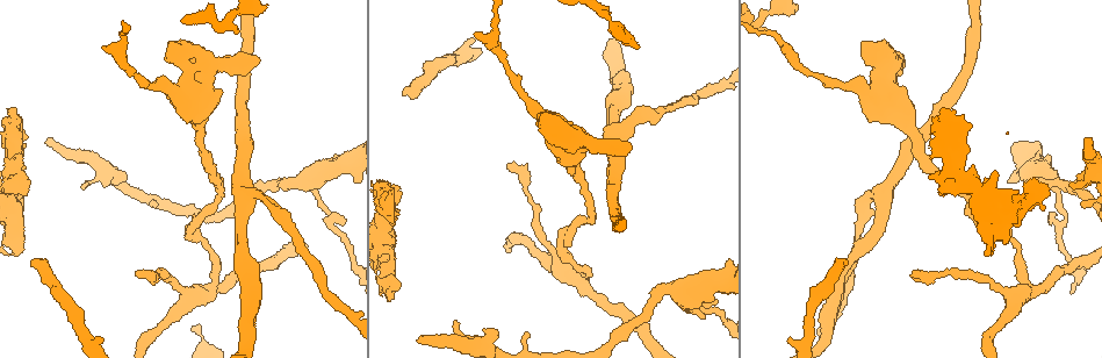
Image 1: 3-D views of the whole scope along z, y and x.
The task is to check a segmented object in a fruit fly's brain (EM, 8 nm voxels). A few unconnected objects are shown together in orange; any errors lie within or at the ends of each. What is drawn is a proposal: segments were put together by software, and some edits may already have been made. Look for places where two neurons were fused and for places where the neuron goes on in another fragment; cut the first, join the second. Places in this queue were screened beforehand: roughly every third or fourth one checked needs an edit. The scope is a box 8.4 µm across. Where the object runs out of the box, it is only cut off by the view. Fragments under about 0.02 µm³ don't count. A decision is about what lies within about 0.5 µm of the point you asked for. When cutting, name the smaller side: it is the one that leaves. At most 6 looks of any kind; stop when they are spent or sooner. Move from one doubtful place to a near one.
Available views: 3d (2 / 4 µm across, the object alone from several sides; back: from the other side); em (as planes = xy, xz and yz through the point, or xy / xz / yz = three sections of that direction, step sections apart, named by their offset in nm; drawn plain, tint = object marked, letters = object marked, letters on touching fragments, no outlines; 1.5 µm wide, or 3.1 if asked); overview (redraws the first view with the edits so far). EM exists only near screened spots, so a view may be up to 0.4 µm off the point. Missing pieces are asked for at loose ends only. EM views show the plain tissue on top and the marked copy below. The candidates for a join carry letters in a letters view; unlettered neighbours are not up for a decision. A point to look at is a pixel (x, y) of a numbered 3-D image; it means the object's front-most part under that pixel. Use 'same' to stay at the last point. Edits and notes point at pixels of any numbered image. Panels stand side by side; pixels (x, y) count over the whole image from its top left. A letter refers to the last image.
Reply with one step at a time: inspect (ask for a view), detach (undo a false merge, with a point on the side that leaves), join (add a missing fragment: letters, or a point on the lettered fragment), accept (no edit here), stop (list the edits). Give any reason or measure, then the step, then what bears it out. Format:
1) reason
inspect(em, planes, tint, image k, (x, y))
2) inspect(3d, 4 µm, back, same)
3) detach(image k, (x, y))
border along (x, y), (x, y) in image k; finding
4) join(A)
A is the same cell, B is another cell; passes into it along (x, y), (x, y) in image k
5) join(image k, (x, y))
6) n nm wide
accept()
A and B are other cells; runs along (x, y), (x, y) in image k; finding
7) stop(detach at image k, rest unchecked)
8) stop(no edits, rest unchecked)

thin arm on a thick one
inspect(3d, 4 µm, image 1, (210, 289))

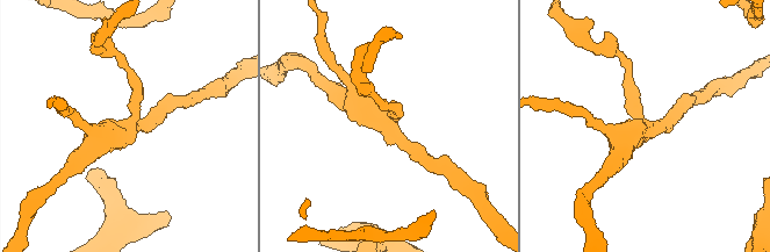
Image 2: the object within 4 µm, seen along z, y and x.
3 arms
inspect(em, planes, letters, image 2, (641, 127))

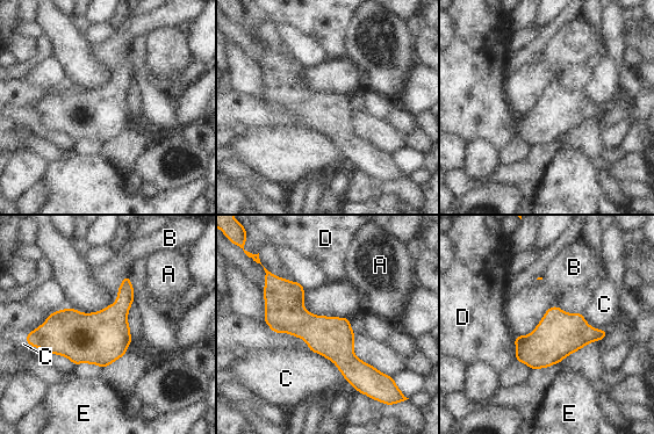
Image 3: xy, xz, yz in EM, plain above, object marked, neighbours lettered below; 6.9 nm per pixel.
260 nm wide
accept()
A, B, C, D and E are other cells; border along (310, 351), (329, 359), (346, 381) in image 3; all the same neuron

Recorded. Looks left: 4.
free end
inspect(3d, 4 µm, image 1, (846, 261))

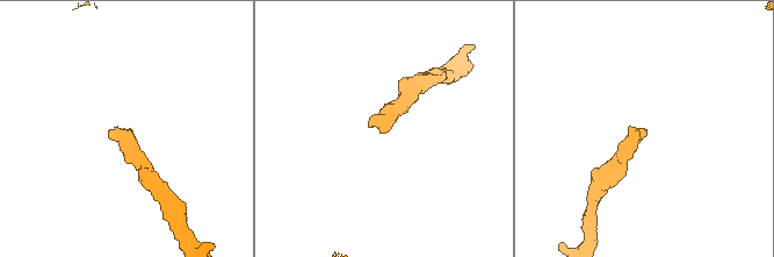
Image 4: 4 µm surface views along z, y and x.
inspect(em, planes, tint, image 4, (647, 131))

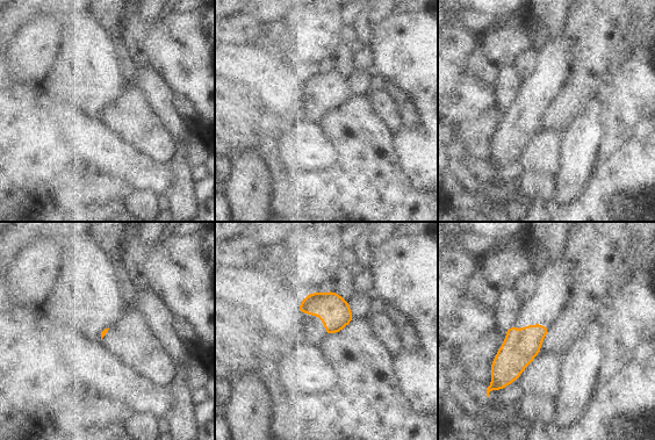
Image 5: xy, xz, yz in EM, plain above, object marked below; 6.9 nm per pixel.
see the neighbours
inspect(em, planes, letters, same)

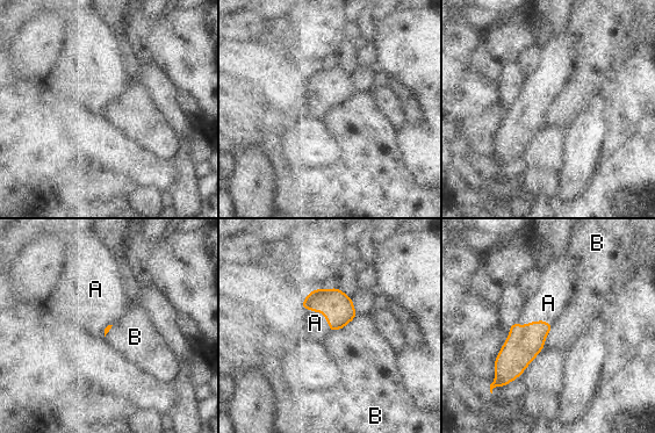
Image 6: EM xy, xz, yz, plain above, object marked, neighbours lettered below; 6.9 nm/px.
join(A)
A is the same cell, B is another cell; passes into it along (338, 309), (321, 311), (315, 323) in image 6; the neuron continues

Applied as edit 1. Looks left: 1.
stop(join at image 6, rest unchecked)

